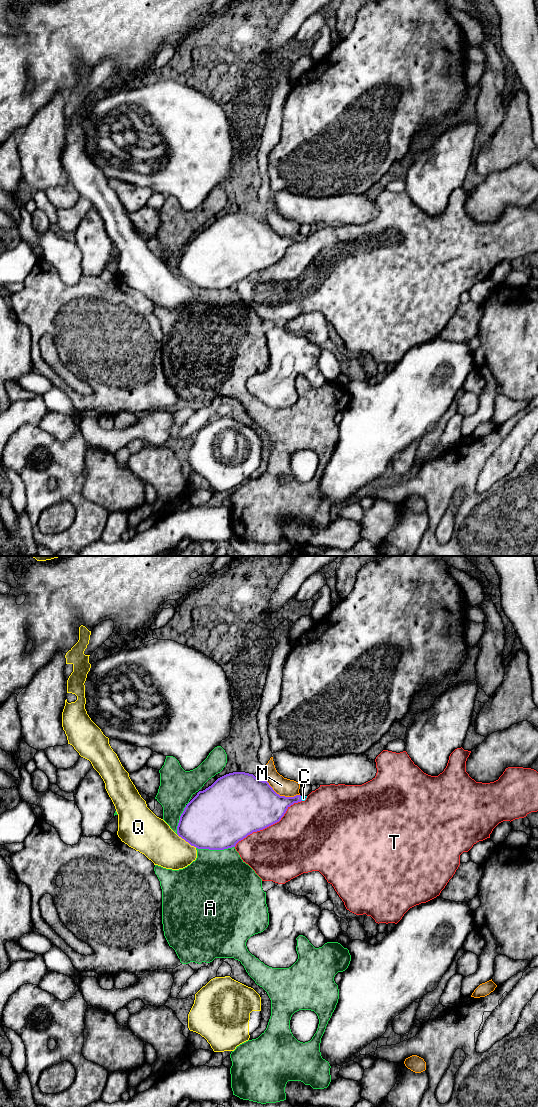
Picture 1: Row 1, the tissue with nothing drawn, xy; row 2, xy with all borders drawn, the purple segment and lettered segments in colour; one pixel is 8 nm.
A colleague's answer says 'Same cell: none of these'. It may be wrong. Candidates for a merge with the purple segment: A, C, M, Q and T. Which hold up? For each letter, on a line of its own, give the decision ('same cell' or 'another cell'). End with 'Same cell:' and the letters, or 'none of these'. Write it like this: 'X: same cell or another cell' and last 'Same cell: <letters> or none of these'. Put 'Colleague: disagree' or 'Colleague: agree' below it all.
A: another cell
C: same cell
M: another cell
Q: another cell
T: another cell
Same cell: C
Colleague: disagree

